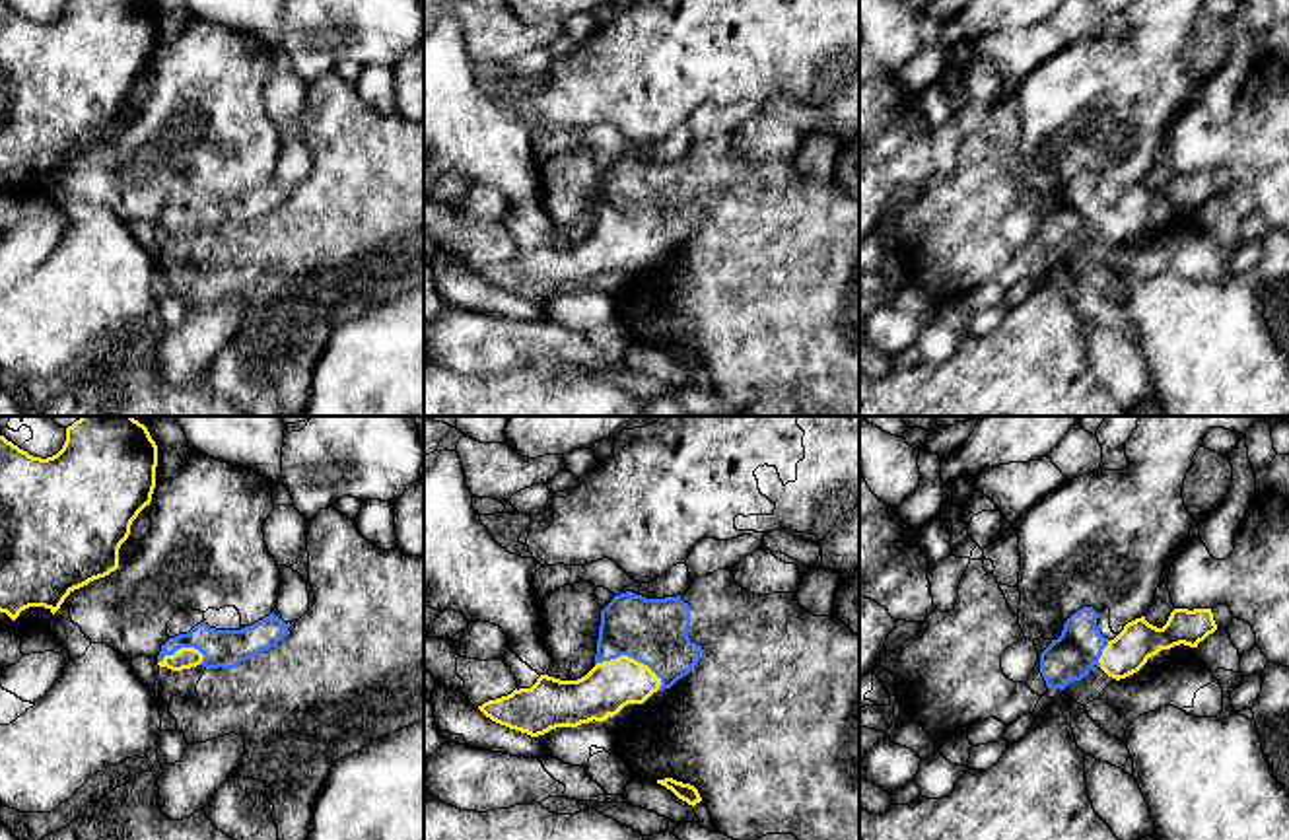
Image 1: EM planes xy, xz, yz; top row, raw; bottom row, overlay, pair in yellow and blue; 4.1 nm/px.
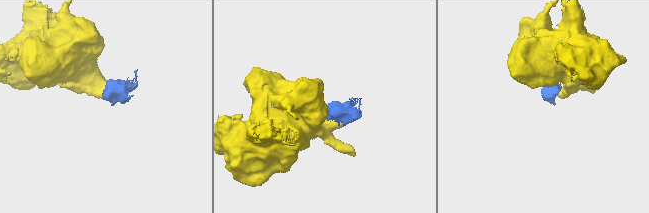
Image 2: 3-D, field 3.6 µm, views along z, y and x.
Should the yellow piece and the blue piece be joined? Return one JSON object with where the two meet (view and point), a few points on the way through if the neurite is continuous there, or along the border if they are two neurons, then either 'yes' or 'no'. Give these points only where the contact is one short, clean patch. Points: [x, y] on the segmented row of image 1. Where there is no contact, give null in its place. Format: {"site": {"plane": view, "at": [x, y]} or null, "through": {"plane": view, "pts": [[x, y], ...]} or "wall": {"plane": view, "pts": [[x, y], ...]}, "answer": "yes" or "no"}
{"site": {"plane": "xz", "at": [630, 658]}, "through": {"plane": "xz", "pts": [[611, 685], [630, 658], [650, 636], [650, 630]]}, "answer": "yes"}

